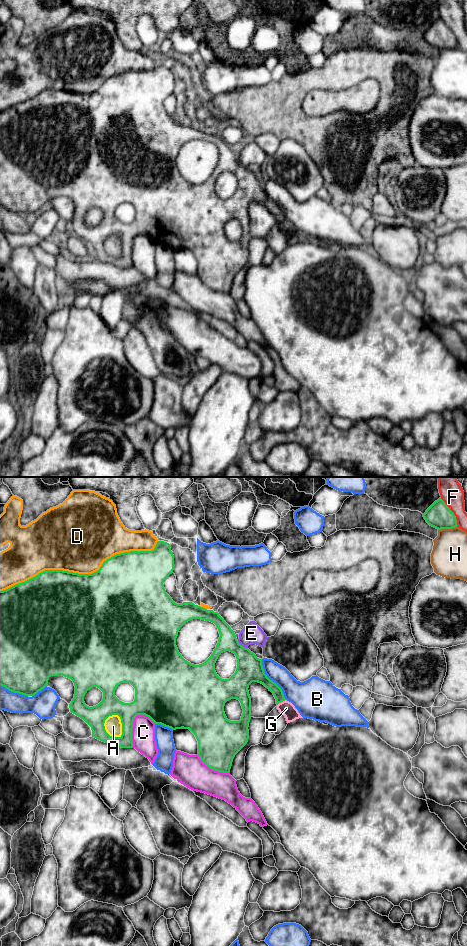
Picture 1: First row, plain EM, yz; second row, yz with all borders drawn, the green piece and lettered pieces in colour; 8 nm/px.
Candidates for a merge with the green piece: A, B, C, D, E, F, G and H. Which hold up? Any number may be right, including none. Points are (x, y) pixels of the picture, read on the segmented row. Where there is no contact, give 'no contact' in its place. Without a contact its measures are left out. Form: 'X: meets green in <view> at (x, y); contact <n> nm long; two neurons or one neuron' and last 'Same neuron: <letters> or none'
A: meets green in yz at (121, 722); contact 200 nm long; two neurons
B: meets green in yz at (271, 680); contact 380 nm long; two neurons
C: meets green in yz at (132, 727); contact 280 nm long; two neurons
D: meets green in yz at (81, 574); contact 1350 nm long; two neurons
E: meets green in yz at (241, 645); contact 110 nm long; two neurons
F: meets green in yz at (452, 512); contact 280 nm long; two neurons
G: meets green in yz at (281, 701); contact 90 nm long; two neurons
H: meets green in yz at (447, 528); contact 160 nm long; two neurons
Same neuron: none

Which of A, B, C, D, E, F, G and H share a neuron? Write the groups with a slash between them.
A D G / B / C / E / F / H

